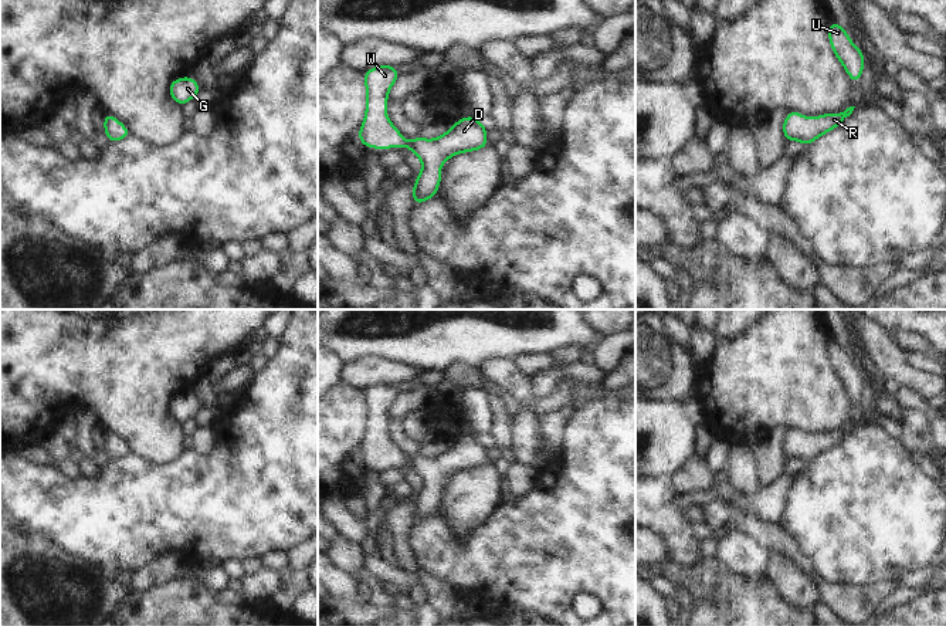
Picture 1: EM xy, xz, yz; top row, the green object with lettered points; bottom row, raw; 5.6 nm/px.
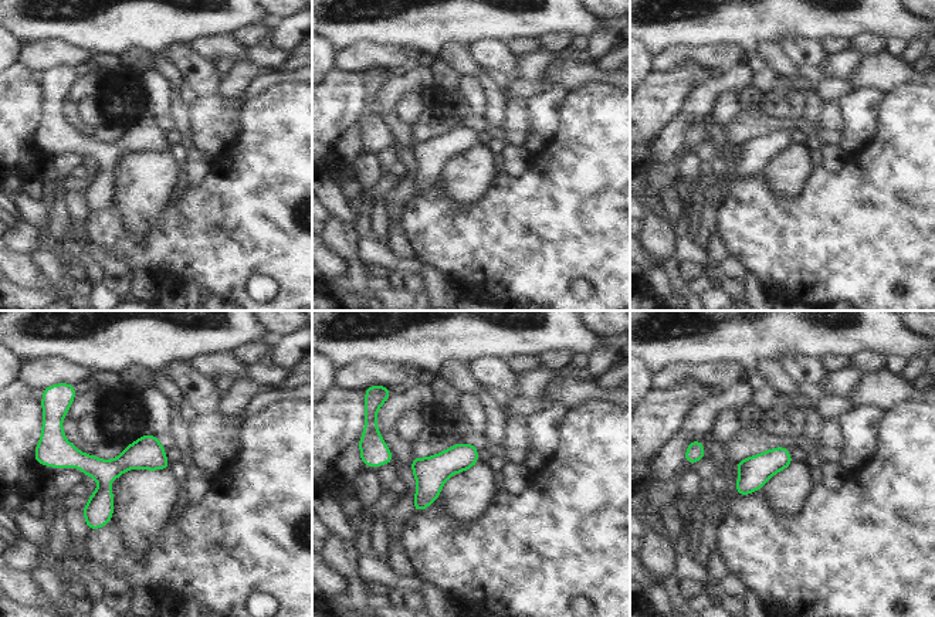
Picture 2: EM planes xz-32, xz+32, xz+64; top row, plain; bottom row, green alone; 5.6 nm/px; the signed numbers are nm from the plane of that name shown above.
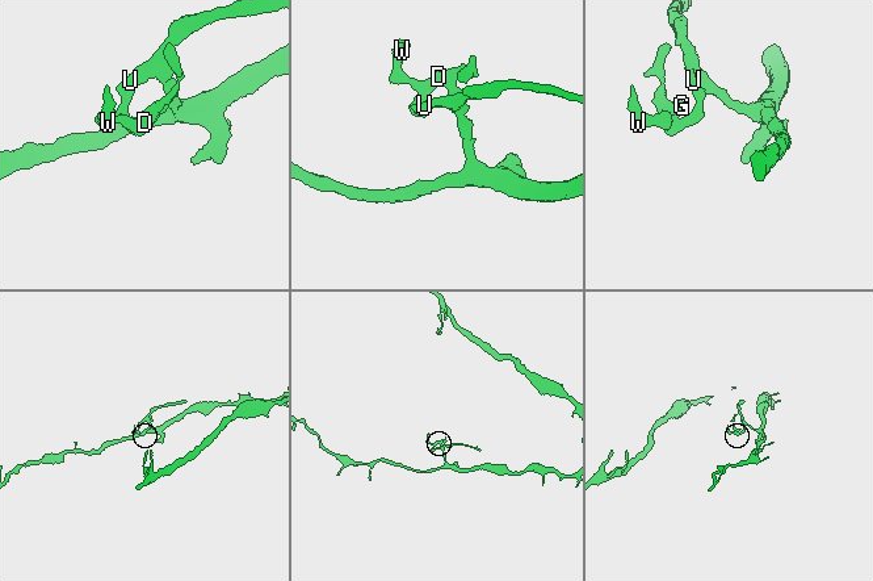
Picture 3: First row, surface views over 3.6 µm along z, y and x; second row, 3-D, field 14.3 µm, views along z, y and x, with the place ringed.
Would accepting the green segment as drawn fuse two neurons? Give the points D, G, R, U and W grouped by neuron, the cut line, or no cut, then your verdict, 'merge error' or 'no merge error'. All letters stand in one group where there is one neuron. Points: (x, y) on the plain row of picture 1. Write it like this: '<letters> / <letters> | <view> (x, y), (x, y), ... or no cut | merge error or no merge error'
D G R U W | no cut | no merge error

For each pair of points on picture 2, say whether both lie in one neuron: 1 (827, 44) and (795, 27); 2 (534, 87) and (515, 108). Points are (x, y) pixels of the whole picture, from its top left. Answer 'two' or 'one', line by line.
1: two
2: two

